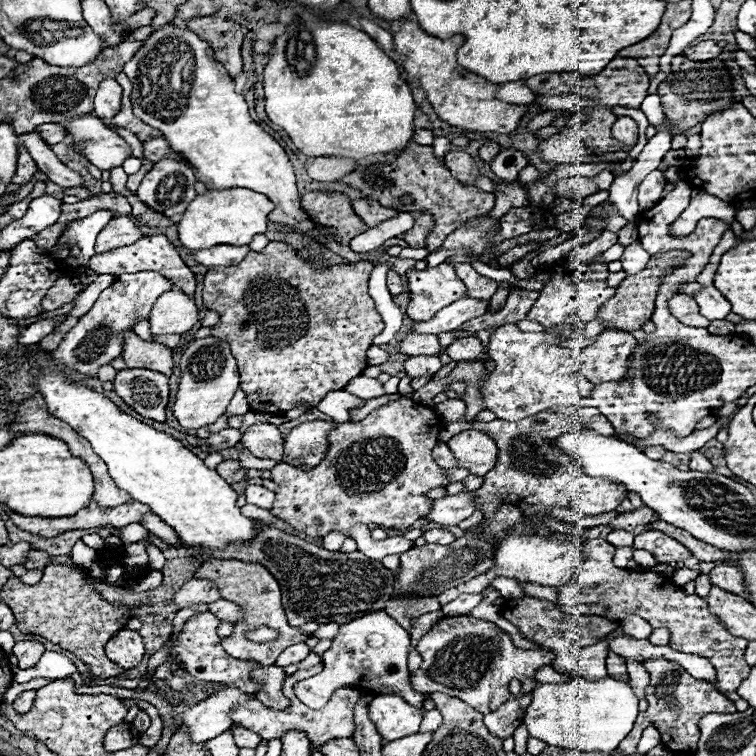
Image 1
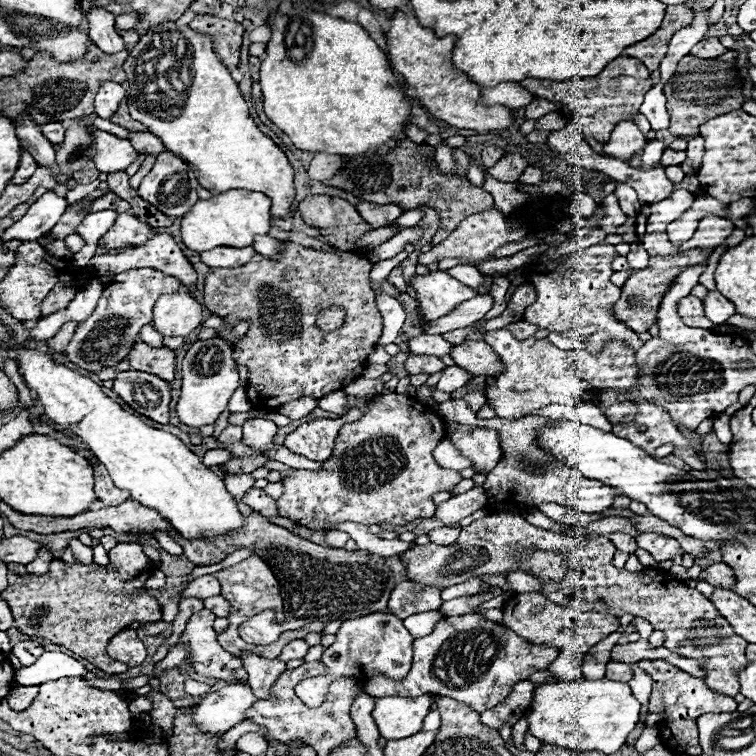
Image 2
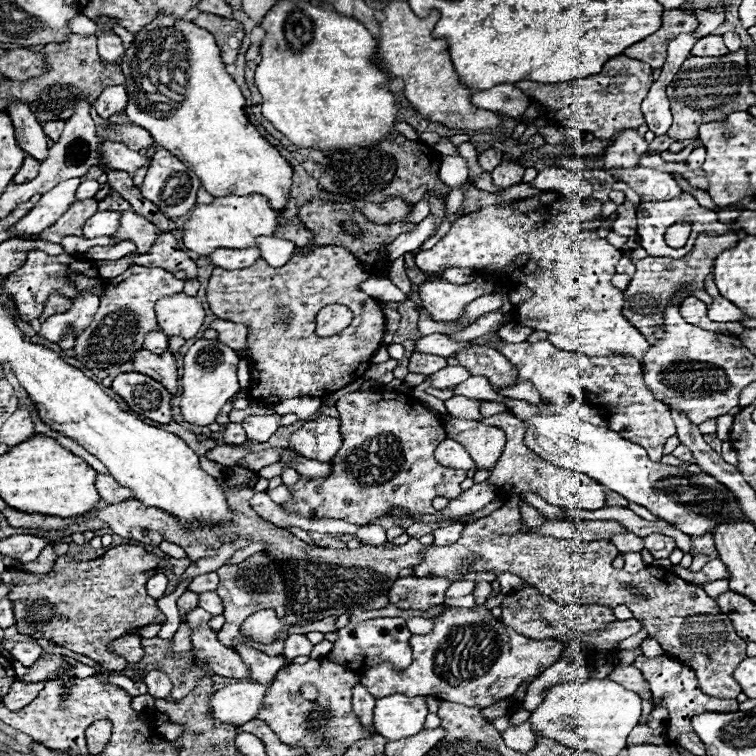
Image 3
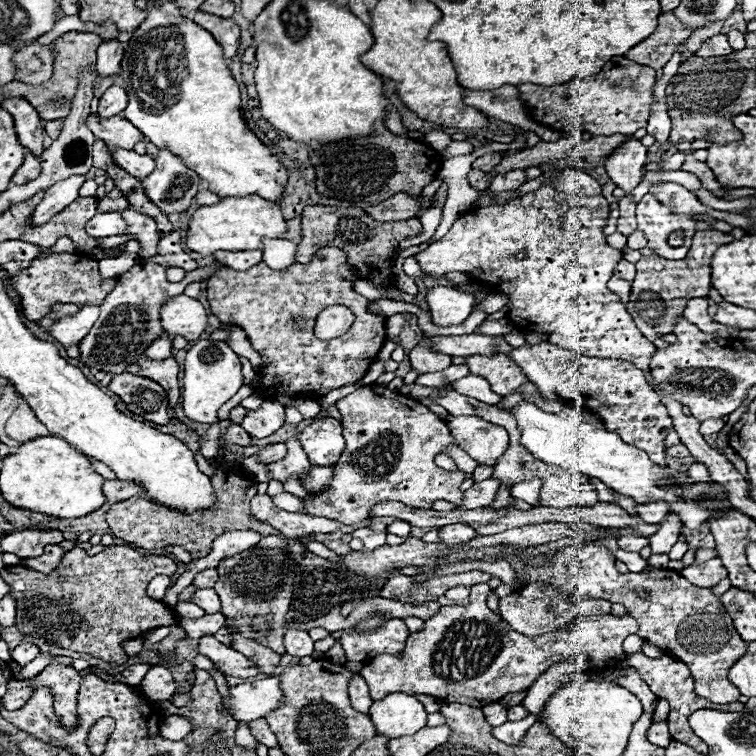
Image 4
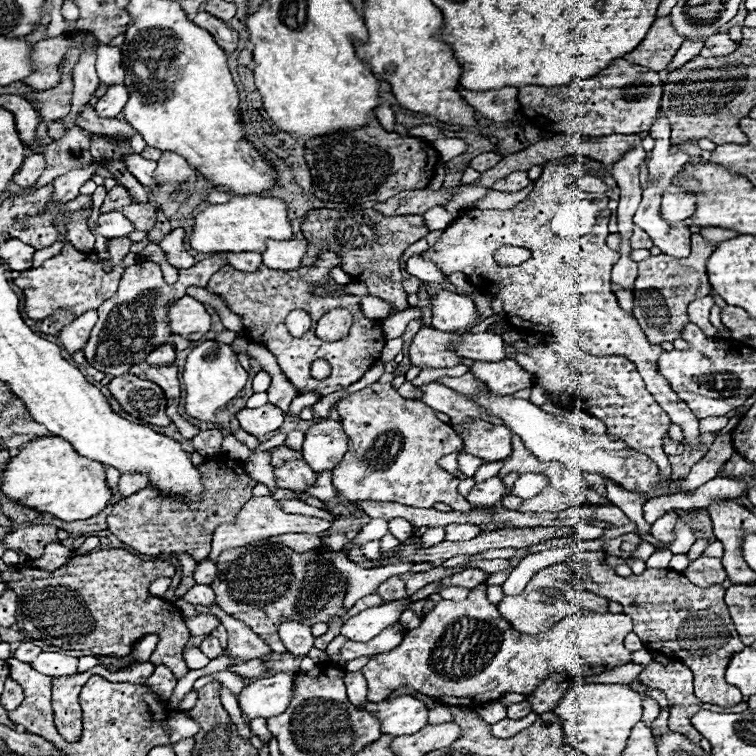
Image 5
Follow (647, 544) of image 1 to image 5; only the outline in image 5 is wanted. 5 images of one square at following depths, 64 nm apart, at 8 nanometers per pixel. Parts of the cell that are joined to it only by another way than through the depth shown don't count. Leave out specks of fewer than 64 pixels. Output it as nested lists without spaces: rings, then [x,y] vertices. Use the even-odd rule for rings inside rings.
[[[670,510],[662,518],[658,518],[650,530],[654,540],[658,540],[662,546],[666,546],[666,542],[670,542],[670,538],[674,538],[674,522],[676,520],[678,520],[678,514],[674,510]]]

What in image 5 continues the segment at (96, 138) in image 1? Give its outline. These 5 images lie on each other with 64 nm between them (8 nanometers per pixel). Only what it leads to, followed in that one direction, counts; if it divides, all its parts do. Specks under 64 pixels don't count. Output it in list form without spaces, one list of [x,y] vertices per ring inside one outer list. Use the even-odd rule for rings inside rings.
[[[124,154],[124,164],[128,168],[128,172],[132,172],[132,176],[136,176],[140,180],[140,184],[154,188],[154,180],[152,174],[156,170],[156,162],[154,160],[146,160],[140,154]]]

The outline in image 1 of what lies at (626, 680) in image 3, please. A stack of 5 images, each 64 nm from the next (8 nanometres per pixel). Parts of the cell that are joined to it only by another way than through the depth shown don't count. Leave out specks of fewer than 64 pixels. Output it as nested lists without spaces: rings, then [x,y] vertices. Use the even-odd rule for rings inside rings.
[[[608,652],[606,668],[610,678],[626,678],[626,660],[614,652]]]

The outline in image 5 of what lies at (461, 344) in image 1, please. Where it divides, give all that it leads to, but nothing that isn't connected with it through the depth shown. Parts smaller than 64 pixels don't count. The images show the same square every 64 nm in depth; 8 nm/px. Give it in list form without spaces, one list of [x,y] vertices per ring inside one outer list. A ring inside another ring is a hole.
[[[504,358],[502,362],[474,362],[470,372],[480,378],[494,394],[511,395],[532,386],[532,376],[510,358]]]

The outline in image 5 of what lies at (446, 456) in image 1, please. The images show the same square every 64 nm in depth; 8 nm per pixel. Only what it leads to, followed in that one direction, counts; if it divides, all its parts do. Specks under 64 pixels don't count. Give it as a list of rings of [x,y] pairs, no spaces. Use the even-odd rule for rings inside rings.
[[[460,452],[460,454],[458,454],[458,468],[460,468],[460,472],[462,472],[464,476],[472,478],[474,472],[476,472],[480,466],[482,466],[482,460],[480,460],[480,458],[474,458],[474,456],[466,454],[466,452]]]

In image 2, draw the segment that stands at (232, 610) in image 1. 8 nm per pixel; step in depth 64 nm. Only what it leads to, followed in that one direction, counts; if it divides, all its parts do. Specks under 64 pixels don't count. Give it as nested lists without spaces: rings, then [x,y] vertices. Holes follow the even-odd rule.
[[[222,596],[206,598],[204,600],[204,608],[208,608],[210,612],[214,612],[218,618],[228,618],[228,614],[230,614],[230,604]]]

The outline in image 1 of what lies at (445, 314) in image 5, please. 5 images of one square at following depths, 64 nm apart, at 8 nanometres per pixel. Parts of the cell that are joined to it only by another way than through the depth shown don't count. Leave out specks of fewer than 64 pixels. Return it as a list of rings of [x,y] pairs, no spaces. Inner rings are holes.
[[[442,262],[438,266],[426,266],[424,270],[408,270],[406,272],[406,288],[410,292],[410,302],[406,306],[406,316],[412,320],[430,320],[444,306],[466,296],[464,282],[456,276],[452,262]]]

